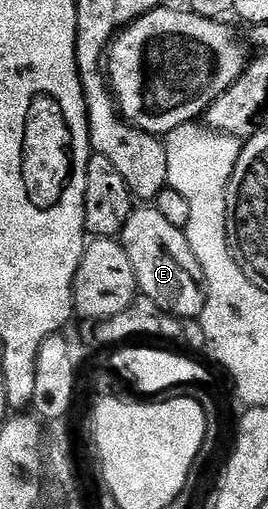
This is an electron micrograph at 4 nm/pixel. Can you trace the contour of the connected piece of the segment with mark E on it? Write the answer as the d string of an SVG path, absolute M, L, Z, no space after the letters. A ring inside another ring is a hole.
M136 208L126 220L118 241L124 247L126 256L130 256L136 289L143 297L154 300L154 304L162 308L164 313L173 314L181 320L199 319L204 310L204 280L198 260L194 252L190 252L188 238L181 227L170 224L170 220L166 220L166 216L154 208Z

